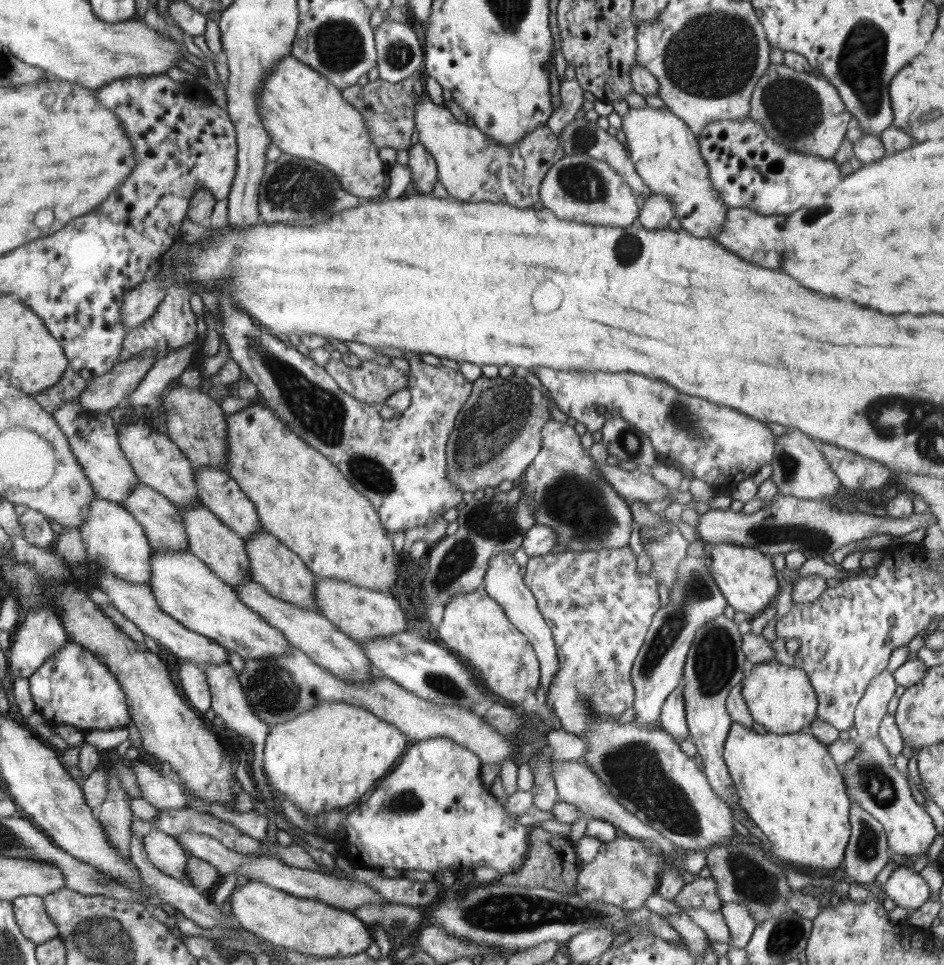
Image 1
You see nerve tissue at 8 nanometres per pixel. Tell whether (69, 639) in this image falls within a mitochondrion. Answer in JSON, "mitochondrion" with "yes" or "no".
{"mitochondrion":"no"}

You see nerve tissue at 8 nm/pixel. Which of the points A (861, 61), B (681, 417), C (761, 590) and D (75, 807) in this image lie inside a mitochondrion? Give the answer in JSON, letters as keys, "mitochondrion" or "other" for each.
{"A":"mitochondrion","B":"mitochondrion","C":"other","D":"other"}

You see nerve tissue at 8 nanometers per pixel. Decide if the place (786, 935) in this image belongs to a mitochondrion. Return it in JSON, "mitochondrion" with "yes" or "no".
{"mitochondrion":"yes"}

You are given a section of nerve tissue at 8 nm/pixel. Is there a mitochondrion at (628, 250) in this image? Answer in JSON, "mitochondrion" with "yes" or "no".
{"mitochondrion":"yes"}

